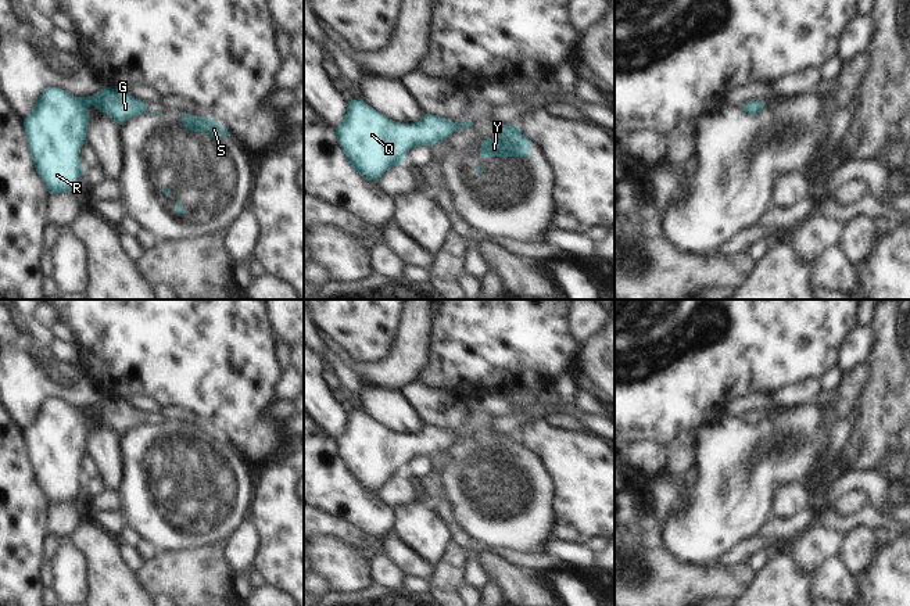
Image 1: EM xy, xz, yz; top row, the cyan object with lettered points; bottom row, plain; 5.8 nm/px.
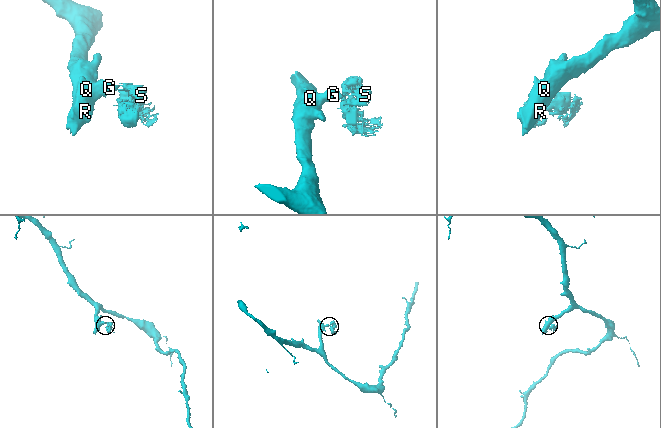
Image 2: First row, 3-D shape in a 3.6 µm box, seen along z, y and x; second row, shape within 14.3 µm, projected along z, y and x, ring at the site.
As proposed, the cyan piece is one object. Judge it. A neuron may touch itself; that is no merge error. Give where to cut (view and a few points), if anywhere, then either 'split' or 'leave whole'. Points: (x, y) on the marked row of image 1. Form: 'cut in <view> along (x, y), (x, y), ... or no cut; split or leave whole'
cut in xz along (452, 122), (455, 129); split

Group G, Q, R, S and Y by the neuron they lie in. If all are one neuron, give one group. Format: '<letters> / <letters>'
G Q R / S Y

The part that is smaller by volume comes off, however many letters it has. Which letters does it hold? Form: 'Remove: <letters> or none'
Remove: S, Y

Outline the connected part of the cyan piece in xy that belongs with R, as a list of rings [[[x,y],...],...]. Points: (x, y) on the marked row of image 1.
[[[103,86],[97,94],[85,98],[60,87],[46,87],[24,119],[24,128],[36,172],[50,194],[75,190],[85,172],[79,151],[86,143],[90,105],[118,125],[147,110],[147,103],[122,89]]]

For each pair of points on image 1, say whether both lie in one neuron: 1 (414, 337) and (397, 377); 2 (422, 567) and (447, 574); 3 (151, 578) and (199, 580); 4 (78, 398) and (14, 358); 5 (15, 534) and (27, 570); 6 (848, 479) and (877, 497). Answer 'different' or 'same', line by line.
1: same
2: different
3: same
4: same
5: same
6: same

